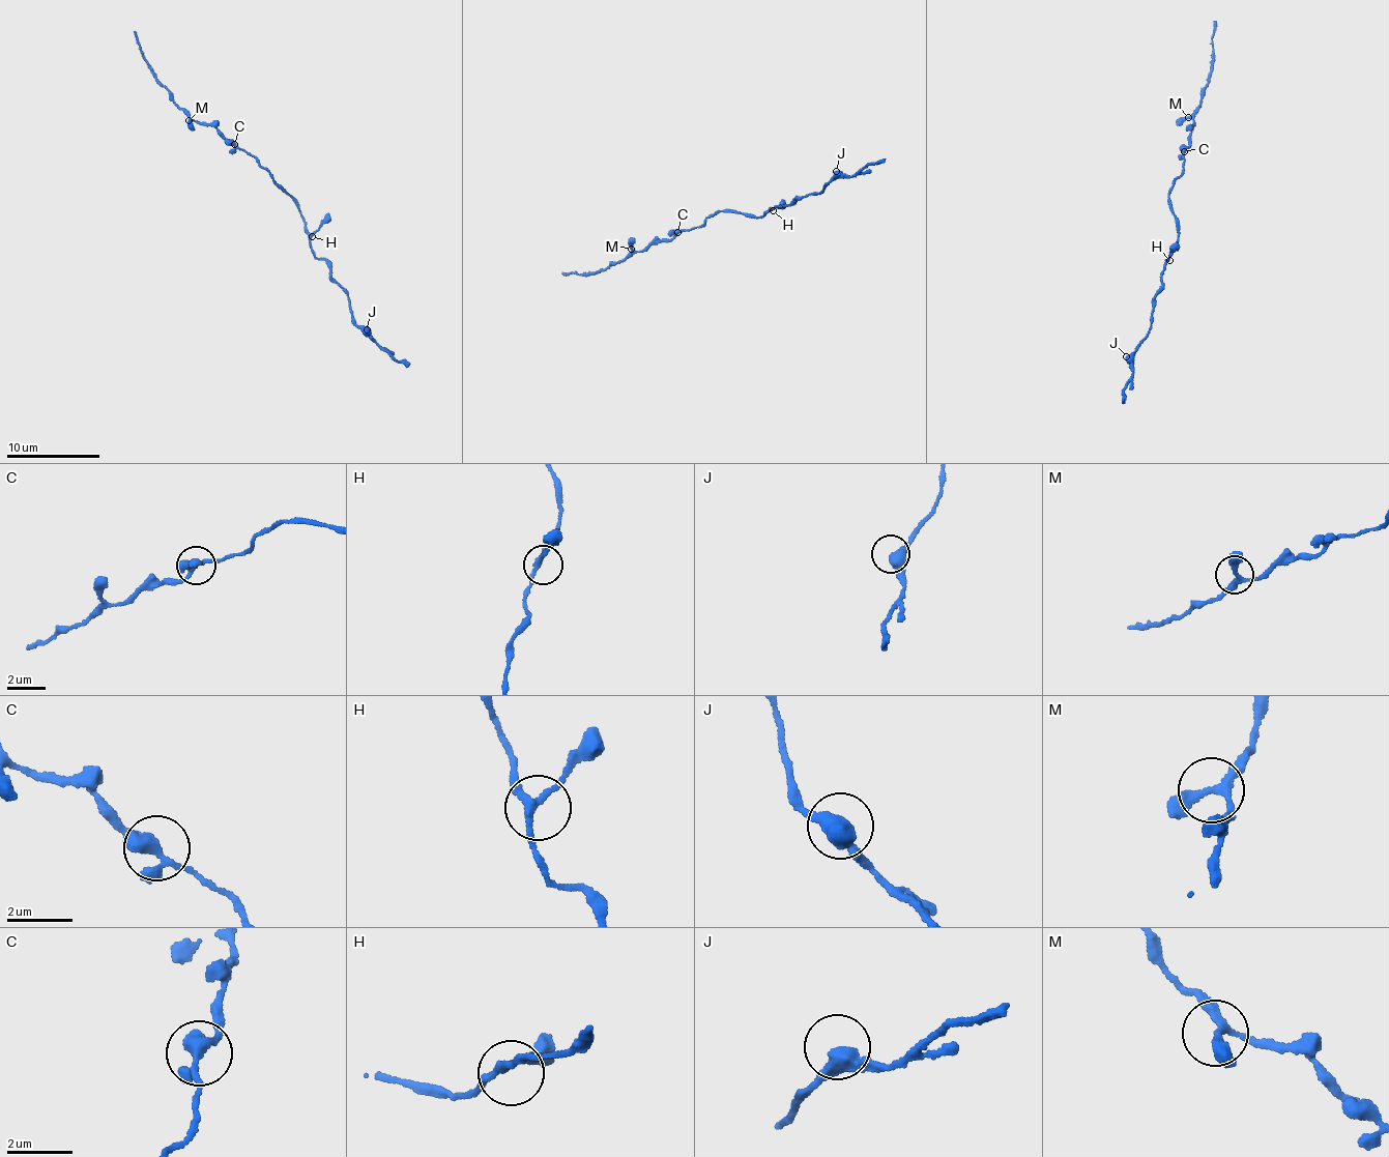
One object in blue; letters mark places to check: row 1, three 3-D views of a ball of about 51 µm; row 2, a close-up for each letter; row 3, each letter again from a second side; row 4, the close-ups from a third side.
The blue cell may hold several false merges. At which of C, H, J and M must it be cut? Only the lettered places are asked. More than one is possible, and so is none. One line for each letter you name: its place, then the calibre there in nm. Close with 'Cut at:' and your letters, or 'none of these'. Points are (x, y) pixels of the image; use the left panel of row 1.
Cut at: none of these

